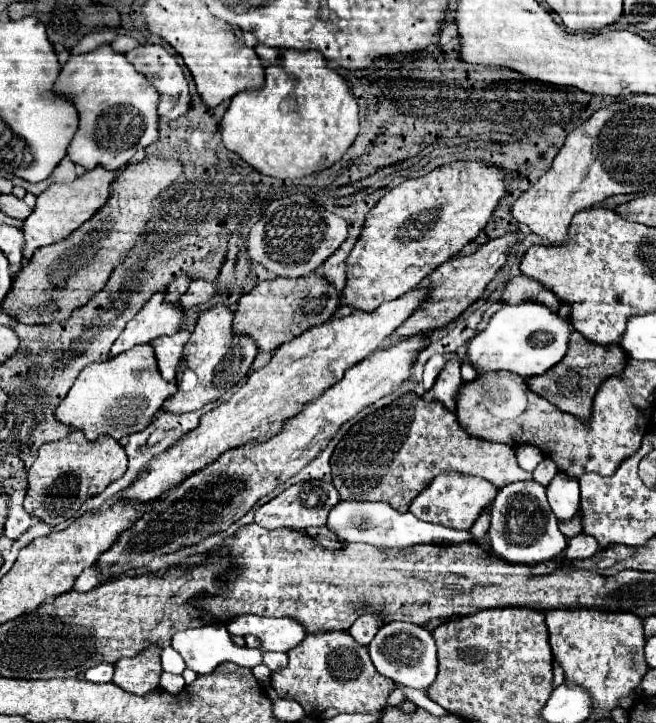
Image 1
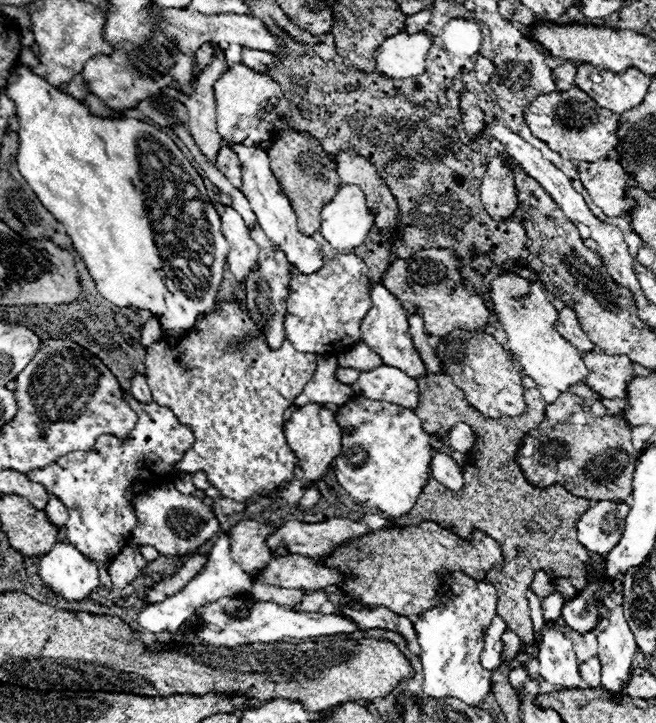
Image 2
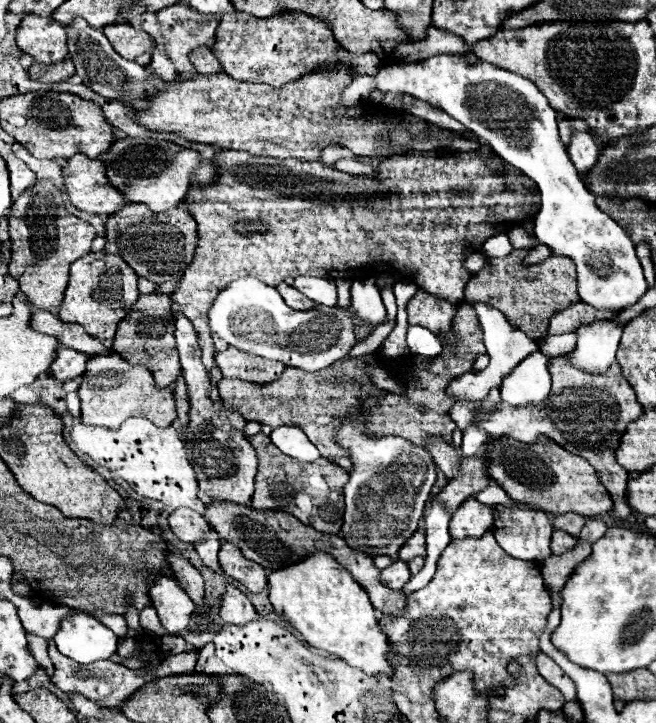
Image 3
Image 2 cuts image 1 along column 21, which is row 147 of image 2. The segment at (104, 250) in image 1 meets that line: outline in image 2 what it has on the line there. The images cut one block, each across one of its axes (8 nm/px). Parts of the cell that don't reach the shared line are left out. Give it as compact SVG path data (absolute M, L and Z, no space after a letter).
M278 130L274 134L274 142L268 148L270 158L270 170L274 176L278 176L278 182L282 184L282 192L286 192L296 216L300 230L306 236L314 236L320 232L320 212L330 198L336 196L340 190L340 178L336 172L336 162L330 154L322 150L318 140L314 140L310 134L302 134L296 130L284 132Z

